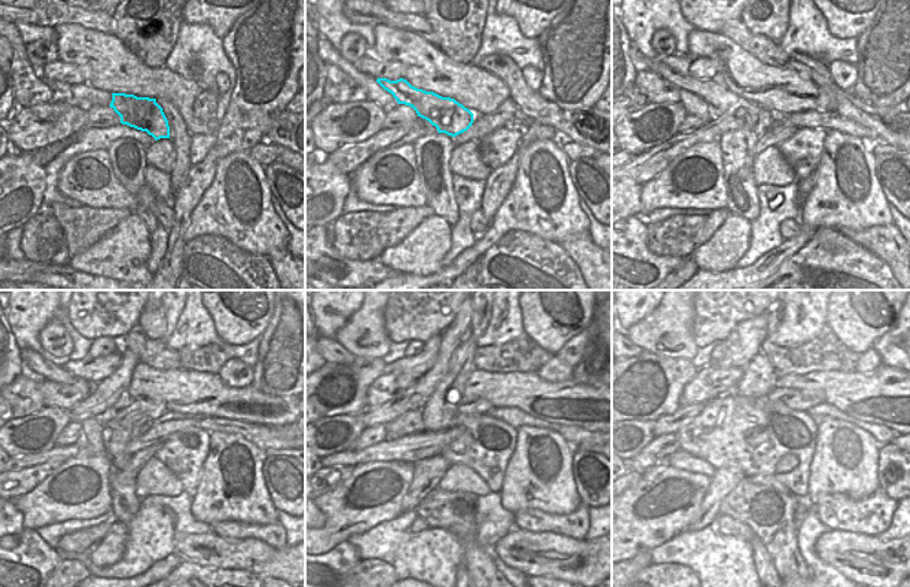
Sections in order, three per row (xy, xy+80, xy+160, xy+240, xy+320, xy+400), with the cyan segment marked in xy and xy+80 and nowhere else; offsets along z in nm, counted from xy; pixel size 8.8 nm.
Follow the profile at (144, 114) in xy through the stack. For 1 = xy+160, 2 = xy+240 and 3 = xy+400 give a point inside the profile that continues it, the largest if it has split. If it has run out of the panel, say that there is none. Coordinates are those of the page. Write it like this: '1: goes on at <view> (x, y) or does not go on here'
1: goes on at xy+160 (758, 118)
2: goes on at xy+240 (33, 363)
3: goes on at xy+400 (639, 350)

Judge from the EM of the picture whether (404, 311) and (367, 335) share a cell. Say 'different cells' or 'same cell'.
different cells

